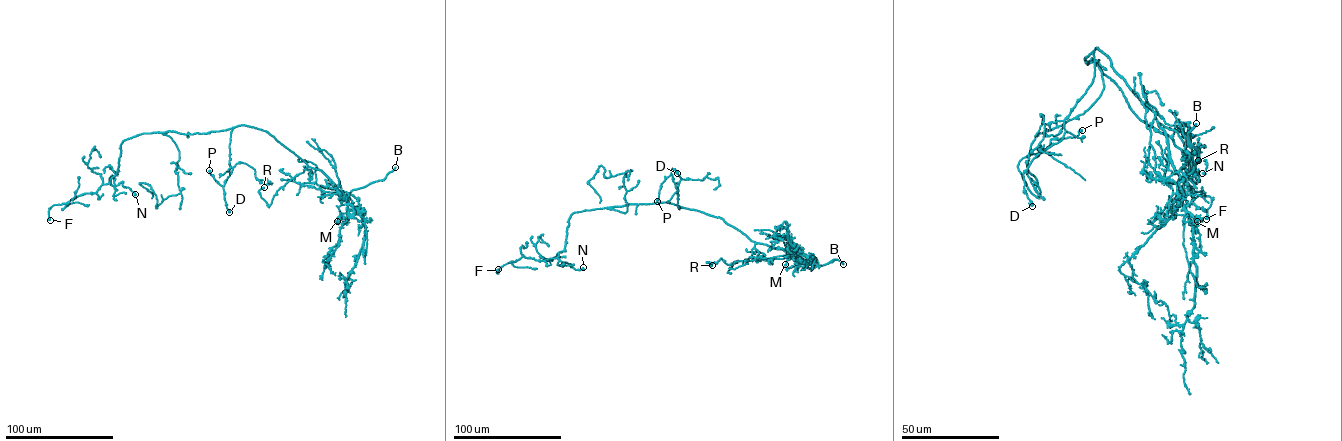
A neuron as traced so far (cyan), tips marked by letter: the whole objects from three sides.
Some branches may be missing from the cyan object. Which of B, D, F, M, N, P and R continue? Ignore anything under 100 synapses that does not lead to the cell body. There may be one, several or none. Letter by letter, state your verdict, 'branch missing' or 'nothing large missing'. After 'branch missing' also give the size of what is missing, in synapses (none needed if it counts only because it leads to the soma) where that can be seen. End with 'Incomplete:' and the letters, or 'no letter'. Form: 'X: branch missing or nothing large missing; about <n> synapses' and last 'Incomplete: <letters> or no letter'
B: branch missing
D: nothing large missing
F: nothing large missing
M: nothing large missing
N: nothing large missing
P: nothing large missing
R: nothing large missing
Incomplete: B

